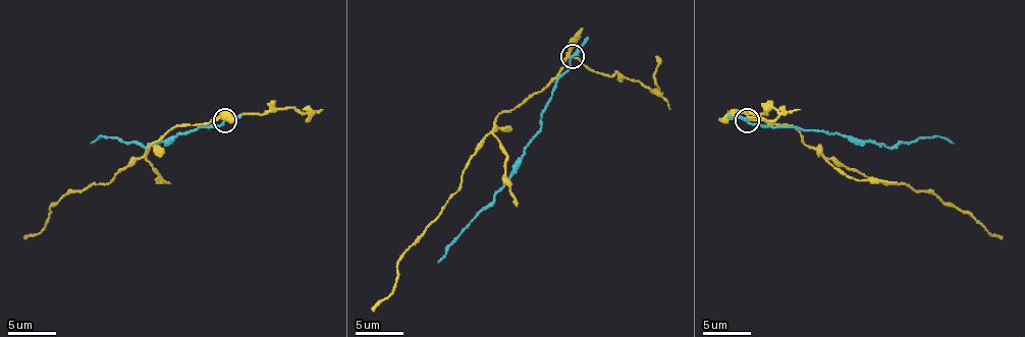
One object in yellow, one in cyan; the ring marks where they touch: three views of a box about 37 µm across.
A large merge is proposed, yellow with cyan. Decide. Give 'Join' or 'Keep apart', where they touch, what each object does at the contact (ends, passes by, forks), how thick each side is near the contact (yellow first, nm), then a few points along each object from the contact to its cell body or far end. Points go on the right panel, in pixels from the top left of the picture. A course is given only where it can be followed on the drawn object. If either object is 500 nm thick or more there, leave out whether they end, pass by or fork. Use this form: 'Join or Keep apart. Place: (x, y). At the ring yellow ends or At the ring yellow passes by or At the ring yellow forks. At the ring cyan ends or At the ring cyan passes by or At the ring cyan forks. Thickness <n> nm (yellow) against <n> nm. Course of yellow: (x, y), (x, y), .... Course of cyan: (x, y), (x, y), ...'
Keep apart. Place: (747, 120). At the ring yellow forks. At the ring cyan passes by. Thickness 190 nm (yellow) against 240 nm. Course of yellow: (746, 119), (790, 124), (826, 158), (881, 182), (930, 189), (957, 209), (966, 211), (992, 235), (1003, 235). Course of cyan: (746, 119), (770, 126), (823, 129), (841, 136), (897, 146), (937, 136), (954, 144)

